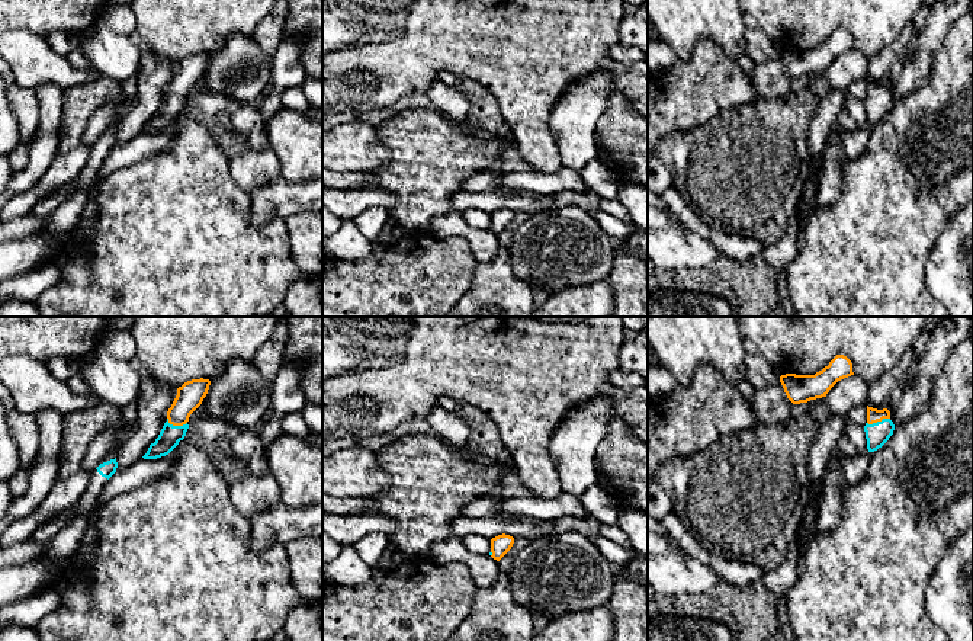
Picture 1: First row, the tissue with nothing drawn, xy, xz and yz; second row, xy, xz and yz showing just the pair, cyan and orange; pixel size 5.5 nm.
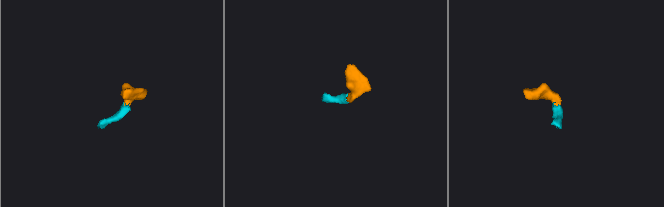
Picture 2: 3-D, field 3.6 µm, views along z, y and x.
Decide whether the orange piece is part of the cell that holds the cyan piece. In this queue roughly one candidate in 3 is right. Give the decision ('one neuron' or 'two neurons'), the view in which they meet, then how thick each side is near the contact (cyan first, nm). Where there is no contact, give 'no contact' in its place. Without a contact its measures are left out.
one neuron | xy | 120/150 nm

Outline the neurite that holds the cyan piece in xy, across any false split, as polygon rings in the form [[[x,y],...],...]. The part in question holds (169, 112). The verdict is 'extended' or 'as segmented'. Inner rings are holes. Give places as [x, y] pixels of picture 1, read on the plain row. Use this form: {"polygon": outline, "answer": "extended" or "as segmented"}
{"polygon": [[[200,52],[187,55],[177,63],[177,70],[167,86],[167,96],[155,116],[150,119],[147,128],[142,131],[144,134],[166,131],[184,113],[189,103],[189,92],[202,78],[209,60],[209,54]]], "answer": "extended"}

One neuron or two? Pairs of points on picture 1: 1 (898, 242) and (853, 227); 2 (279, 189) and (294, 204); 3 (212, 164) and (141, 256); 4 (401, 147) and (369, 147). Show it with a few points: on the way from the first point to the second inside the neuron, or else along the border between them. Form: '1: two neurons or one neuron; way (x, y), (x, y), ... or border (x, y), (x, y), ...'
1: one neuron; way (886, 242), (867, 242), (864, 239)
2: one neuron; way (282, 192), (291, 201)
3: one neuron; way (189, 188), (177, 220), (164, 233)
4: two neurons; border (376, 127), (389, 159), (363, 172)

